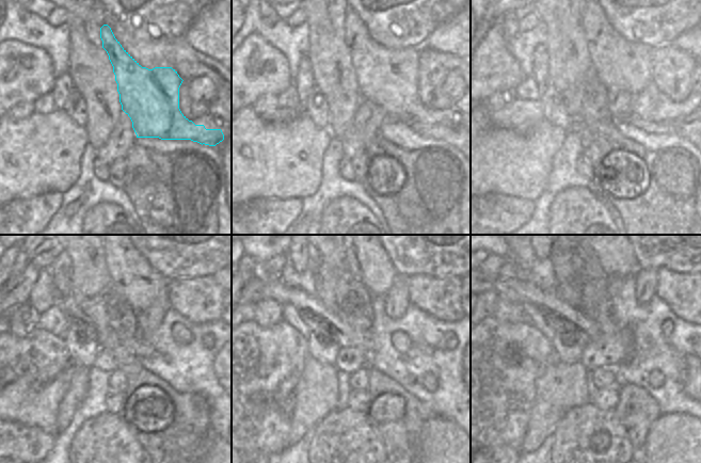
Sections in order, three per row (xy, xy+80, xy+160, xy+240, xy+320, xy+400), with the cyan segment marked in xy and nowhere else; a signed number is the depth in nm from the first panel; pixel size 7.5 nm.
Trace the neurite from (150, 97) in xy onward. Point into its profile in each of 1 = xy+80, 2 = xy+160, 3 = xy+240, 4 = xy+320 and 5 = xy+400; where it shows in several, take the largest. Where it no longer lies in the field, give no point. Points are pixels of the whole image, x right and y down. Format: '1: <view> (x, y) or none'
1: xy+80 (387, 77)
2: xy+160 (628, 65)
3: xy+240 (131, 274)
4: xy+320 (367, 260)
5: xy+400 (616, 256)

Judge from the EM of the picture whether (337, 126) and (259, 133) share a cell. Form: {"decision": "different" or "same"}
{"decision": "different"}

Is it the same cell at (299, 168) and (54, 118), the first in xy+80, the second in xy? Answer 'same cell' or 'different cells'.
same cell

